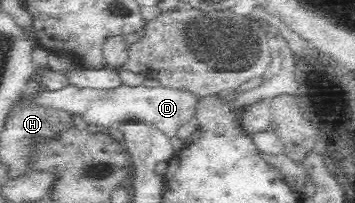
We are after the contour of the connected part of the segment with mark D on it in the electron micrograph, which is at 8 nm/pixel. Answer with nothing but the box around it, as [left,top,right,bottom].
[42,85,200,140]

